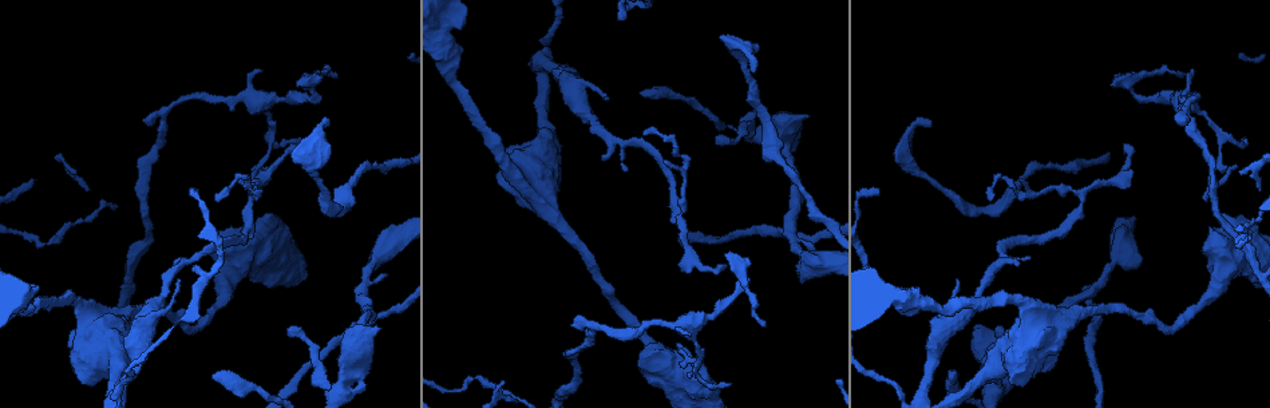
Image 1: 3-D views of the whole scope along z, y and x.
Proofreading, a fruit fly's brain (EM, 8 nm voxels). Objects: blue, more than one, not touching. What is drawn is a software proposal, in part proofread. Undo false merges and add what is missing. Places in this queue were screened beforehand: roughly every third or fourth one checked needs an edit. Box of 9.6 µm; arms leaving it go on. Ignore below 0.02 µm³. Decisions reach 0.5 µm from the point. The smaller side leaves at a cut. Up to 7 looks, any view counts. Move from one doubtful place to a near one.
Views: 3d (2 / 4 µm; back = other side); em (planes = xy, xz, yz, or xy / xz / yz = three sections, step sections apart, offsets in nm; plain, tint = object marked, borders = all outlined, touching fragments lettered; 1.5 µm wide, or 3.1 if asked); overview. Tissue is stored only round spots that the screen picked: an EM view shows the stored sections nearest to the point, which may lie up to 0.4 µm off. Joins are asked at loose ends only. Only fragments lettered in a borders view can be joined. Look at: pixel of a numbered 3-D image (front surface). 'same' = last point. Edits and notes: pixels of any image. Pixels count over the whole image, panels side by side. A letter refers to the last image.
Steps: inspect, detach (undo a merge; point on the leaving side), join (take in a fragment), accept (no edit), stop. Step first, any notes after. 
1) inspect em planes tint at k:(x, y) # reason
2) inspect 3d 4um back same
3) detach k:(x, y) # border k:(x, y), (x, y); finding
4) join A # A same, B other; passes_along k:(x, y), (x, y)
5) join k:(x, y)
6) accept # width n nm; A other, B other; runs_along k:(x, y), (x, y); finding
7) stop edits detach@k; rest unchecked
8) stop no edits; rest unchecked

inspect em planes borders at 1:(810, 246) # free end

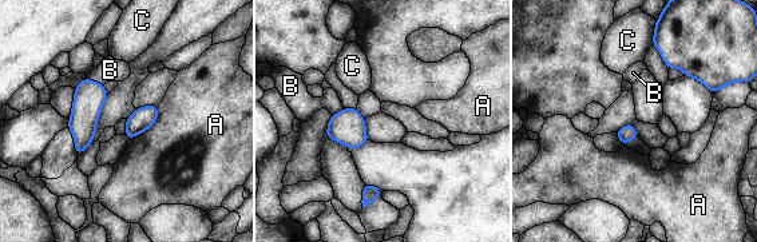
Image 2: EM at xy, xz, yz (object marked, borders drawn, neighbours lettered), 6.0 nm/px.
accept # A other, B other, C other; border 2:(158, 106), (157, 119), (129, 141); none of them fits

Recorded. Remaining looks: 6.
inspect 3d 4um back at 1:(726, 264) # an open end

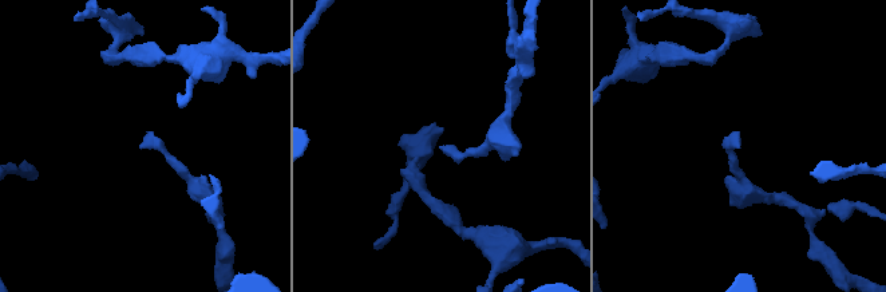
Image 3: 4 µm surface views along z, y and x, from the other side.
inspect em planes borders at 3:(740, 145) # need the tissue

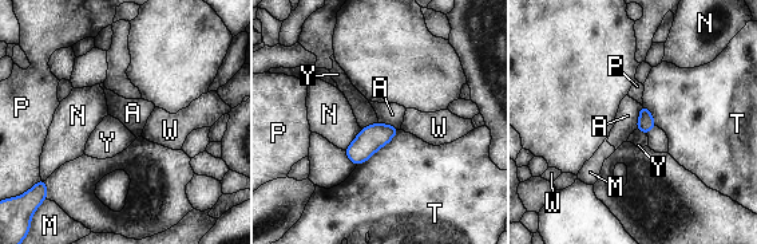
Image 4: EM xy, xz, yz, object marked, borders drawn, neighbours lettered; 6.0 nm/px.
accept # A other, M other, N other, P other, T other, W other, Y other; border 4:(377, 121), (361, 129); no lettered fragment goes on from it

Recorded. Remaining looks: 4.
inspect em planes borders at 1:(766, 321) # thin end

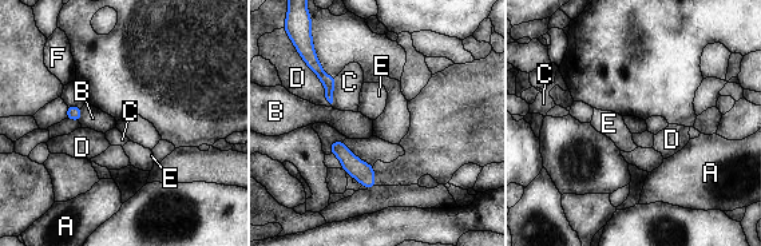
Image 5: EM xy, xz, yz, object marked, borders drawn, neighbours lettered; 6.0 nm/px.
accept # A other, B other, C other, D other, E other, F other; border 5:(324, 92), (331, 104); no lettered fragment goes on from it

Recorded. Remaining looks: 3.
stop no edits; rest unchecked

